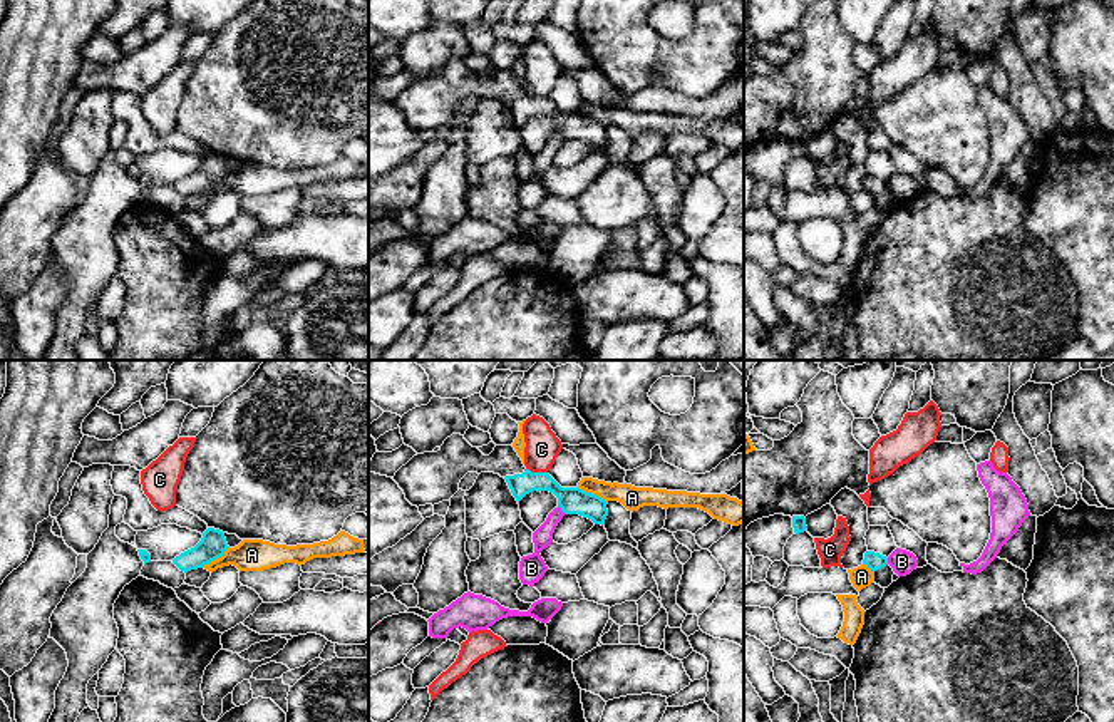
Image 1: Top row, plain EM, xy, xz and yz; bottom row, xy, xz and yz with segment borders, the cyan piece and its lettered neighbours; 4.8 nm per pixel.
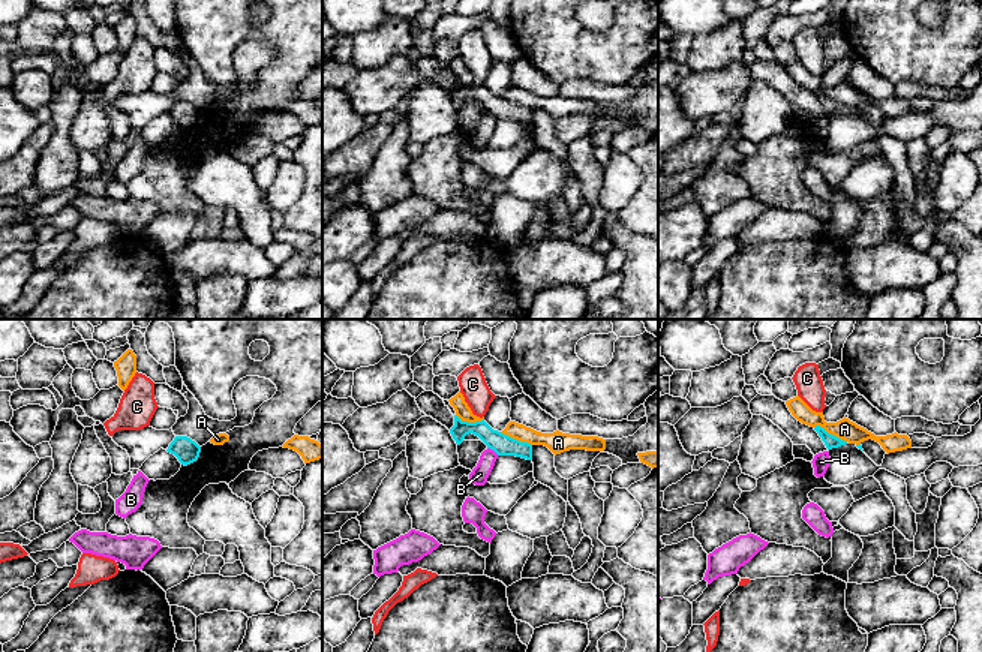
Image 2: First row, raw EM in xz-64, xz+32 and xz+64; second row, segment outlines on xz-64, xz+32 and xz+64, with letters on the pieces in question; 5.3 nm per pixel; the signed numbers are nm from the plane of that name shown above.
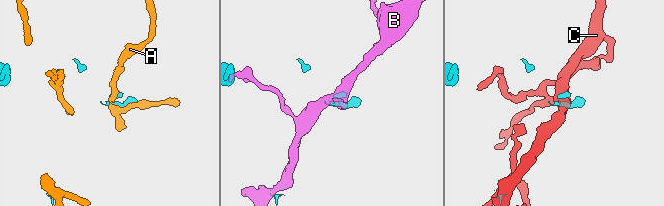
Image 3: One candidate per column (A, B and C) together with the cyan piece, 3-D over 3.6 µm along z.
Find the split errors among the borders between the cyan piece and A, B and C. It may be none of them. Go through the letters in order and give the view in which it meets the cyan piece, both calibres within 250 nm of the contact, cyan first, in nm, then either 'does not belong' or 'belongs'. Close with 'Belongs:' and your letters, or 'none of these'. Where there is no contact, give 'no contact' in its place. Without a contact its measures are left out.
A: meets cyan in xz; 130 nm thick on the cyan side, 110 nm on the other; does not belong
B: meets cyan in xz; 130 nm thick on the cyan side, 100 nm on the other; does not belong
C: meets cyan in xz; 130 nm thick on the cyan side, 160 nm on the other; does not belong
Belongs: none of these

